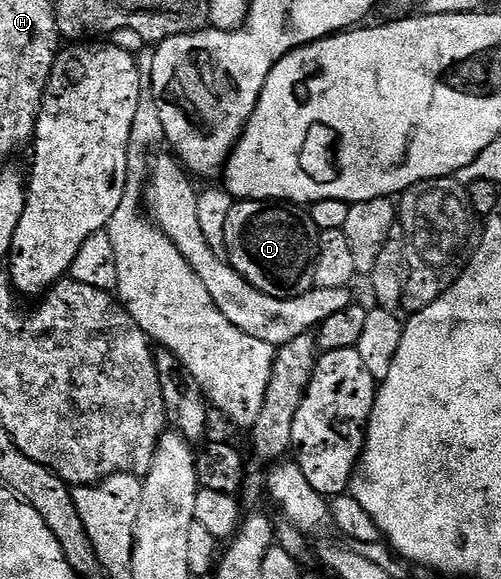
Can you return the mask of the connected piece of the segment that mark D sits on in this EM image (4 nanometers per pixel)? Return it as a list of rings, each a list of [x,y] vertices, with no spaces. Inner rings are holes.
[[[236,200],[226,218],[224,252],[227,263],[238,270],[250,286],[262,290],[262,294],[270,294],[270,298],[298,298],[315,285],[314,266],[320,233],[311,215],[301,205],[278,200]]]

